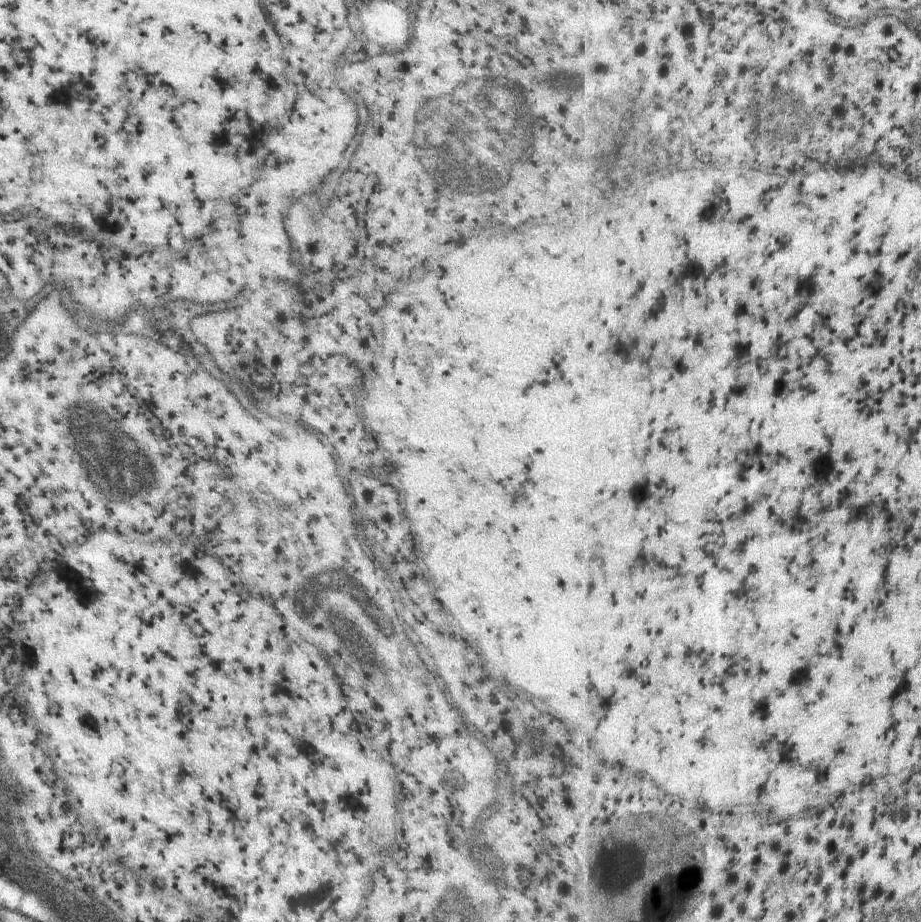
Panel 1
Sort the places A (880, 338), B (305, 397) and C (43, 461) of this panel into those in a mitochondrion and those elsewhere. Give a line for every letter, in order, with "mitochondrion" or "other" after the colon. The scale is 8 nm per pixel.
A: other
B: other
C: other

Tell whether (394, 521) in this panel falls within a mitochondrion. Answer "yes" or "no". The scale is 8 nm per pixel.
no

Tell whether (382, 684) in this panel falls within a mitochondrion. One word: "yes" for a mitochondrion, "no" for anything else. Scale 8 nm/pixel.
yes

